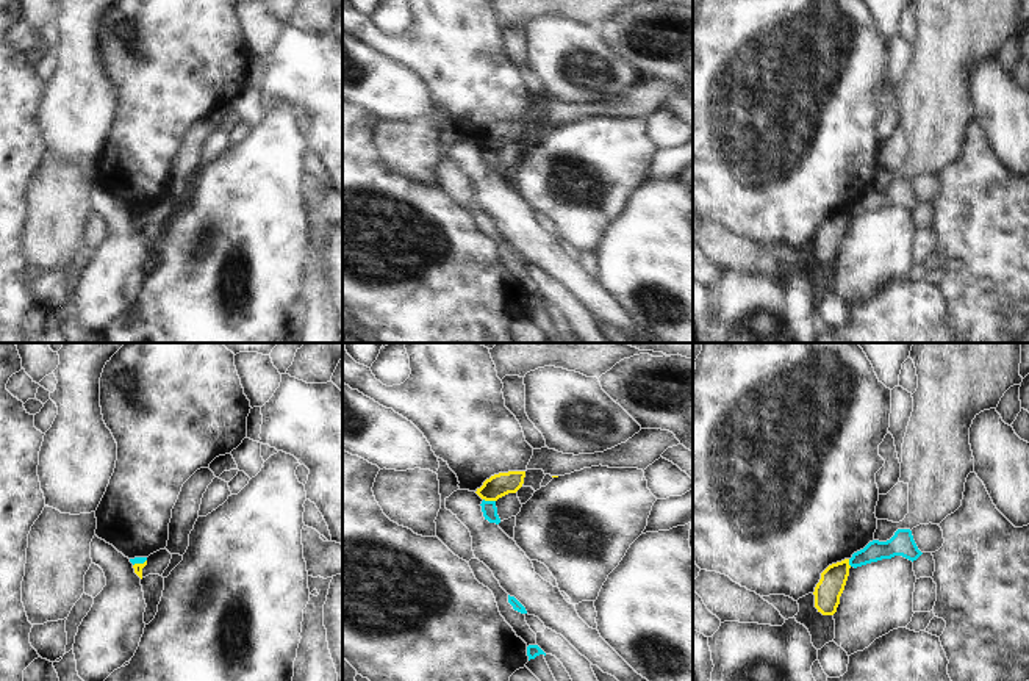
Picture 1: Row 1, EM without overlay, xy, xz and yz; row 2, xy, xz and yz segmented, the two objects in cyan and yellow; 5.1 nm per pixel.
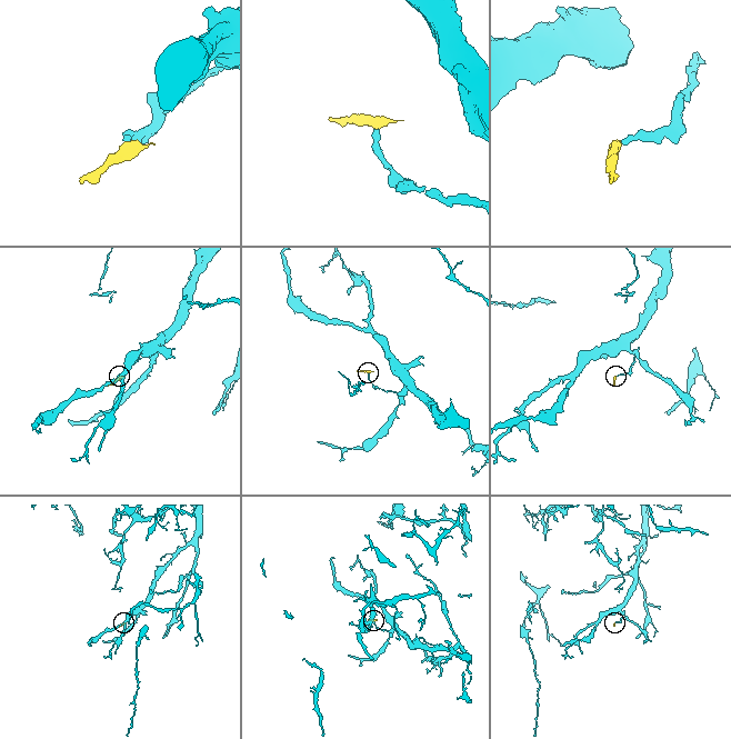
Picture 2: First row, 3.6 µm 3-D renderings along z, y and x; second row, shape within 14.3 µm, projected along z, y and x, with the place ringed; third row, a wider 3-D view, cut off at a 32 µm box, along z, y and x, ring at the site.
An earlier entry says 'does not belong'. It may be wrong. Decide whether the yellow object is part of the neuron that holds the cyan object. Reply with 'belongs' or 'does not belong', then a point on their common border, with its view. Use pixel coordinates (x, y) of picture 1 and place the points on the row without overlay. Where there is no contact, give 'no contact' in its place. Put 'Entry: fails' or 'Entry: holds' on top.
Entry: holds
does not belong; contact xz (490, 151)

